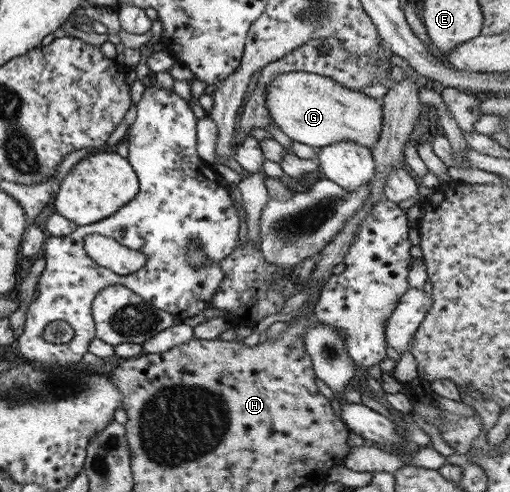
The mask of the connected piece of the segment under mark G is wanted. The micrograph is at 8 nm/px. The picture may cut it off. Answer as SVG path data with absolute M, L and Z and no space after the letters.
M301 71L287 73L273 78L270 86L267 86L266 89L265 104L267 104L267 112L272 123L275 127L281 129L292 141L298 141L303 143L303 145L318 149L345 140L371 149L379 137L383 112L381 103L359 92L351 91L331 78Z

